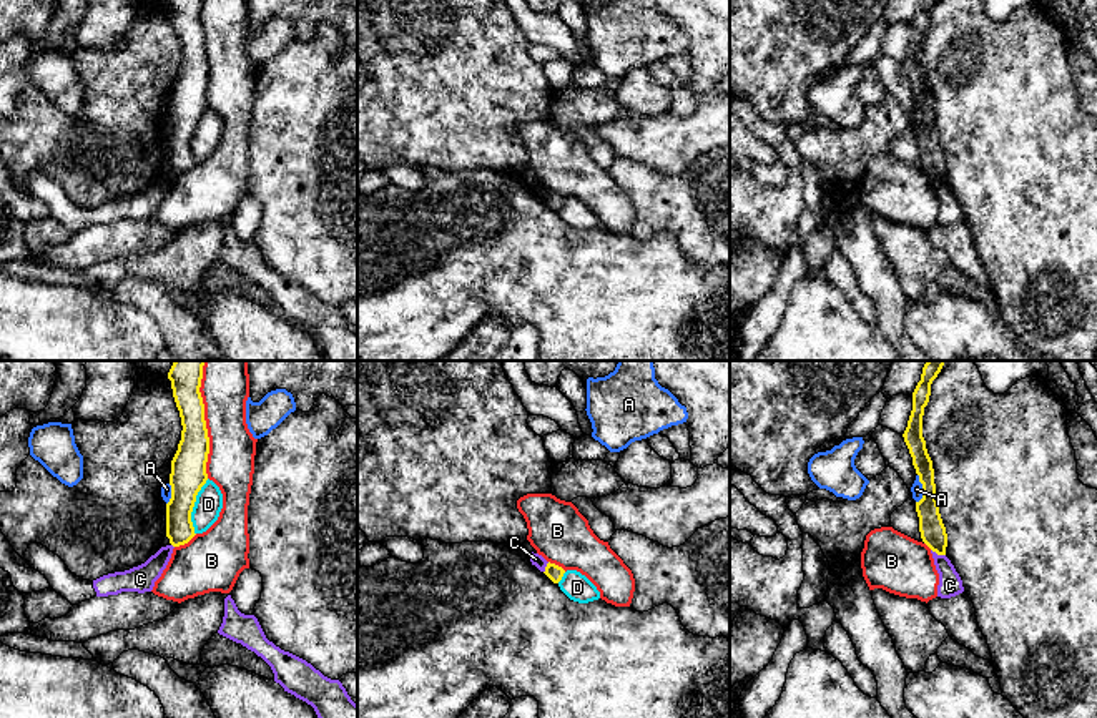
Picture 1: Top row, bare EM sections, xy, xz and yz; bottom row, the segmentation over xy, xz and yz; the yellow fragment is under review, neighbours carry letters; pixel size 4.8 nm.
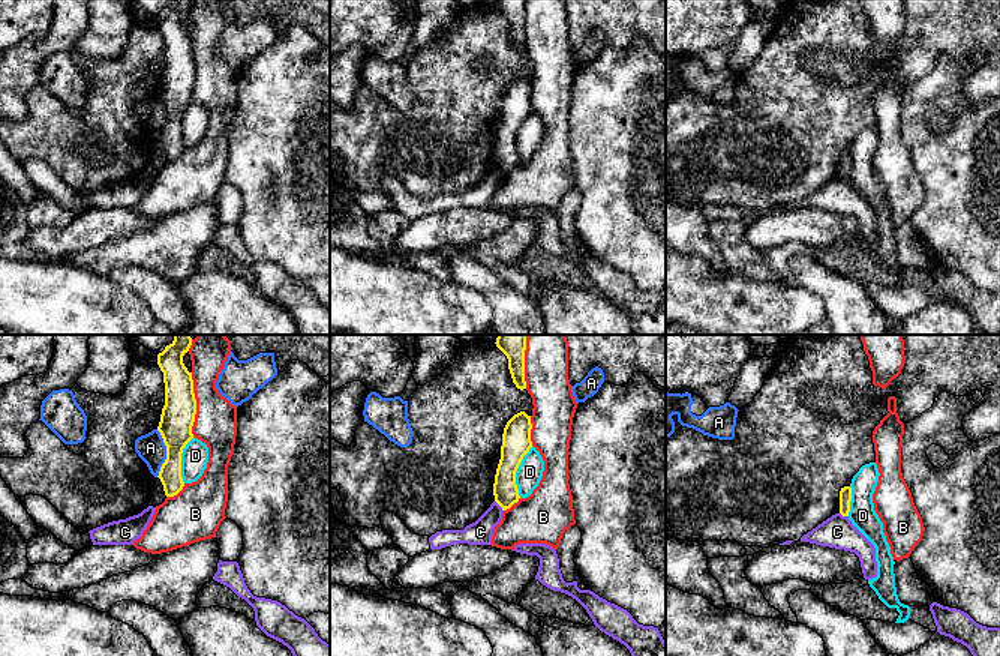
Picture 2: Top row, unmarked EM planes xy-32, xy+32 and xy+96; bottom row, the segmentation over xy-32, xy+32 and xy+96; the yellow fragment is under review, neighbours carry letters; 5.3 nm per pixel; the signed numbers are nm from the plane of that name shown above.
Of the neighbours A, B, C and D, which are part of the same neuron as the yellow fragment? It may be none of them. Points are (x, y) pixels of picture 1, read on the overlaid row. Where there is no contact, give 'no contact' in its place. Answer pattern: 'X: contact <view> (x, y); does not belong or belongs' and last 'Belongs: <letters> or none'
A: contact yz (923, 489); does not belong
B: contact xy (203, 419); does not belong
C: contact yz (938, 554); does not belong
D: contact xy (193, 506); does not belong
Belongs: none

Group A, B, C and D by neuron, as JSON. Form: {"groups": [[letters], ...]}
{"groups": [["A"], ["B"], ["C"], ["D"]]}

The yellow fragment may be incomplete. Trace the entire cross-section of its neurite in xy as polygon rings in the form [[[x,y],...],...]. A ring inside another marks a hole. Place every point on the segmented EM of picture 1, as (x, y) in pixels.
[[[175,361],[168,379],[181,417],[181,440],[171,460],[171,499],[166,504],[166,537],[173,547],[188,543],[196,534],[191,512],[208,480],[209,437],[199,392],[204,361]]]

